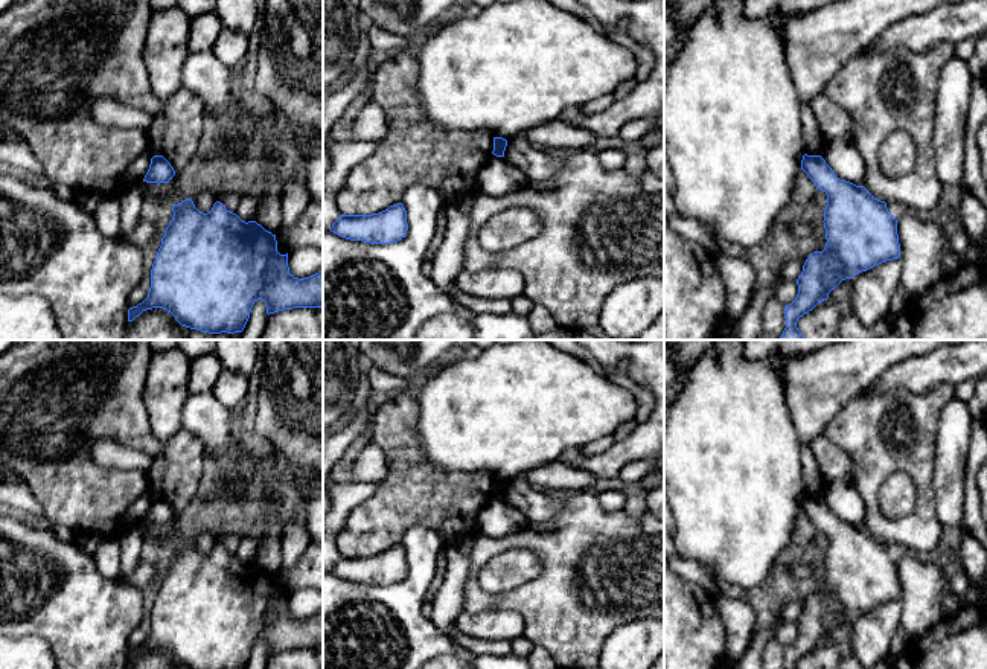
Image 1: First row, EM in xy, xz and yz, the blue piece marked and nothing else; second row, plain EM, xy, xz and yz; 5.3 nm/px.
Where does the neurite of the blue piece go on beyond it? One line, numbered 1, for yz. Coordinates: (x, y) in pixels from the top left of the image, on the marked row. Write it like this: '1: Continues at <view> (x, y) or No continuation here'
1: No continuation here

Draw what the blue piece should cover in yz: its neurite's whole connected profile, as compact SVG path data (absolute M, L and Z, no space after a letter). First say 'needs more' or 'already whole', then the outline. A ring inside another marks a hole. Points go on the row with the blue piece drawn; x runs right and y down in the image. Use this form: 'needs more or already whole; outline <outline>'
already whole; outline M803 155L801 169L827 195L824 210L826 247L813 251L804 262L797 279L798 294L784 306L786 328L780 340L804 340L797 328L800 317L829 299L829 293L842 280L853 279L882 262L900 258L897 219L888 212L886 203L874 198L864 186L856 186L835 175L821 155Z

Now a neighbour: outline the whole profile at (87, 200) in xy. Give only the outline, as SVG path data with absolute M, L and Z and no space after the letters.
M76 192L76 201L93 213L97 204L102 201L102 197L90 192Z

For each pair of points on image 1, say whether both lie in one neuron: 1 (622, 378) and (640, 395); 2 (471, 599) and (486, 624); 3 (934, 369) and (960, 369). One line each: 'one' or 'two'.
1: one
2: two
3: one

